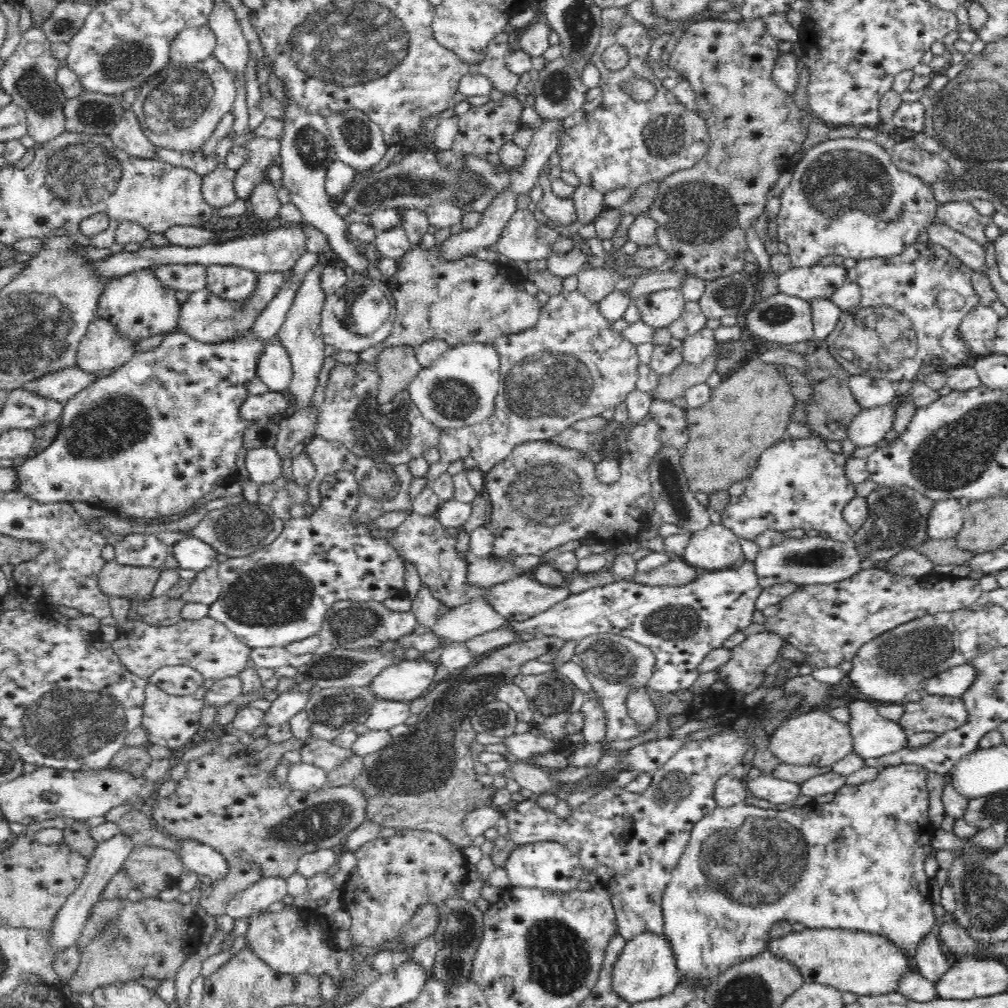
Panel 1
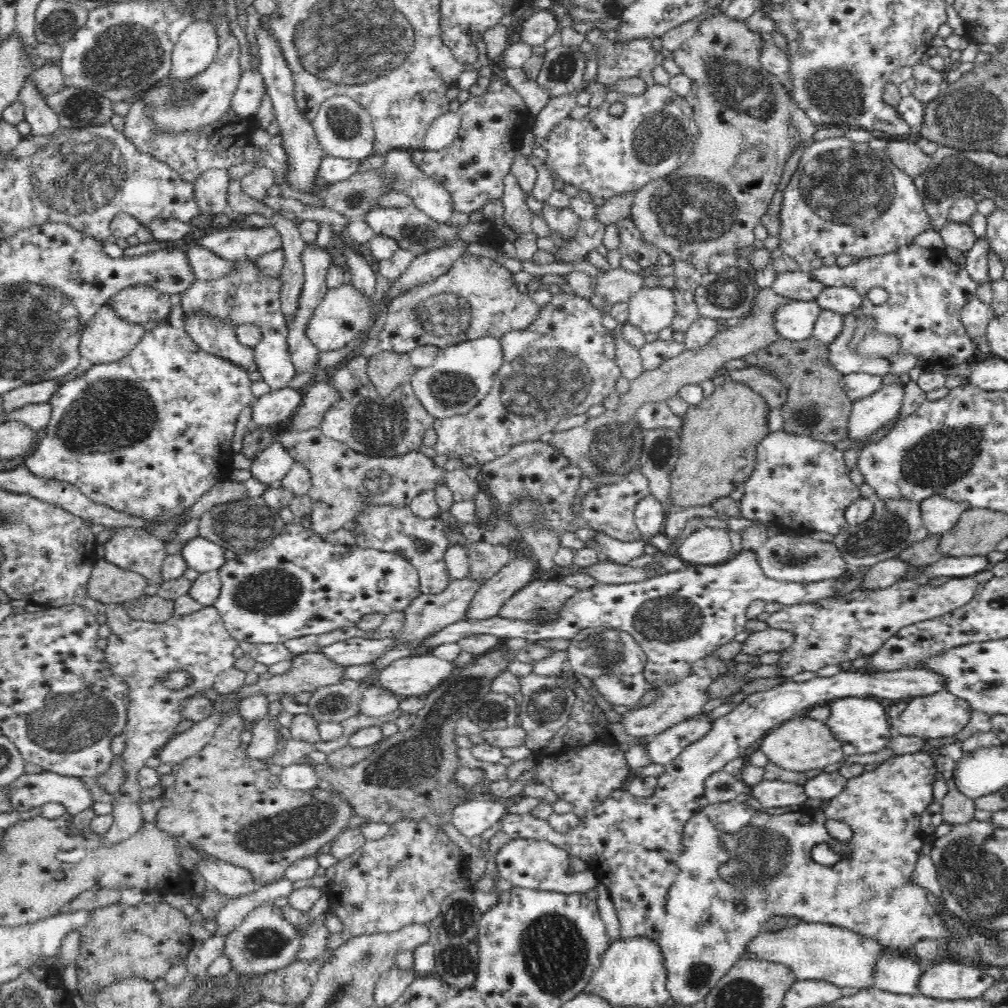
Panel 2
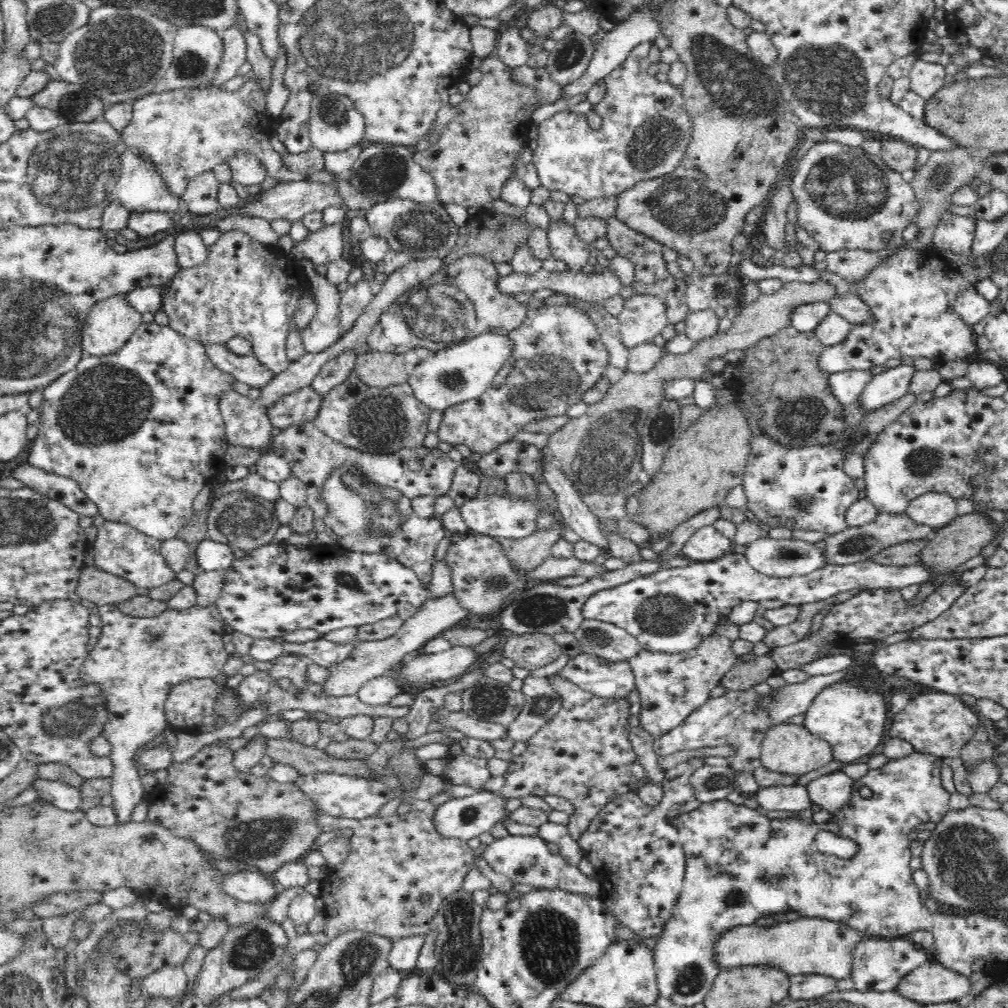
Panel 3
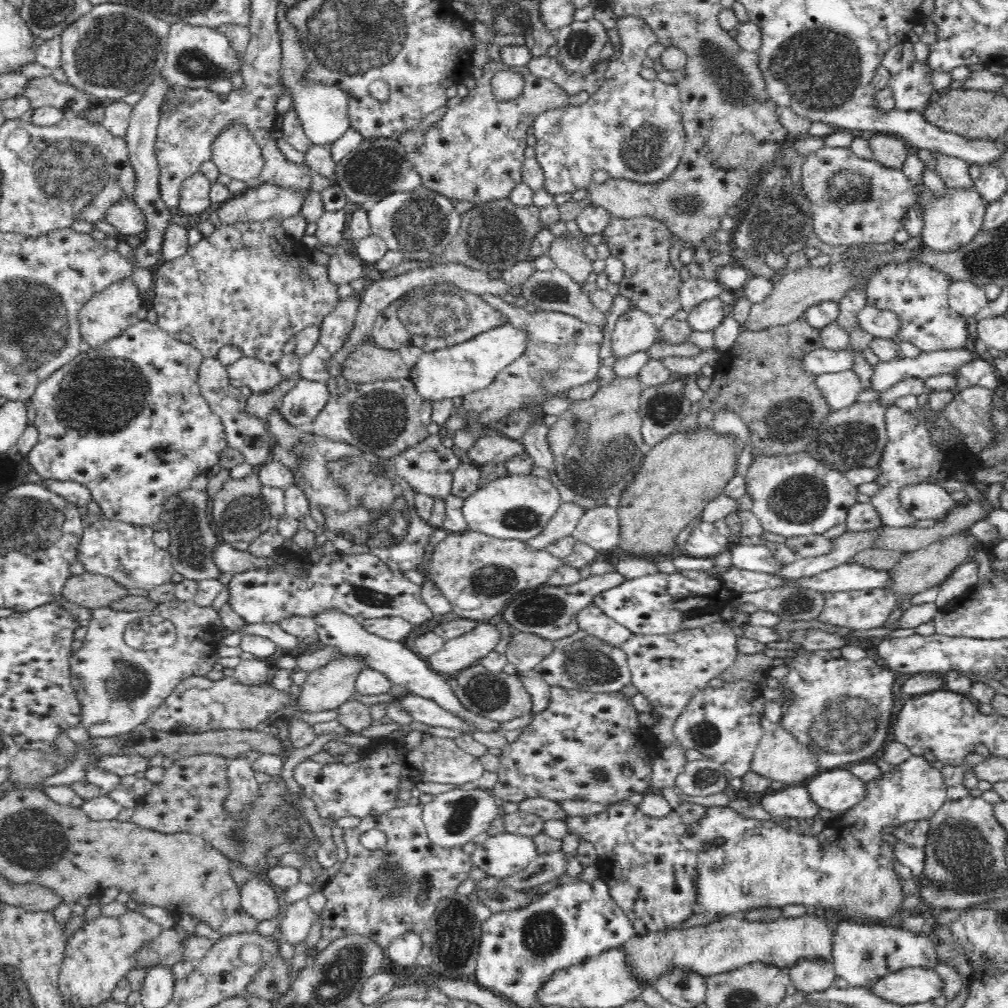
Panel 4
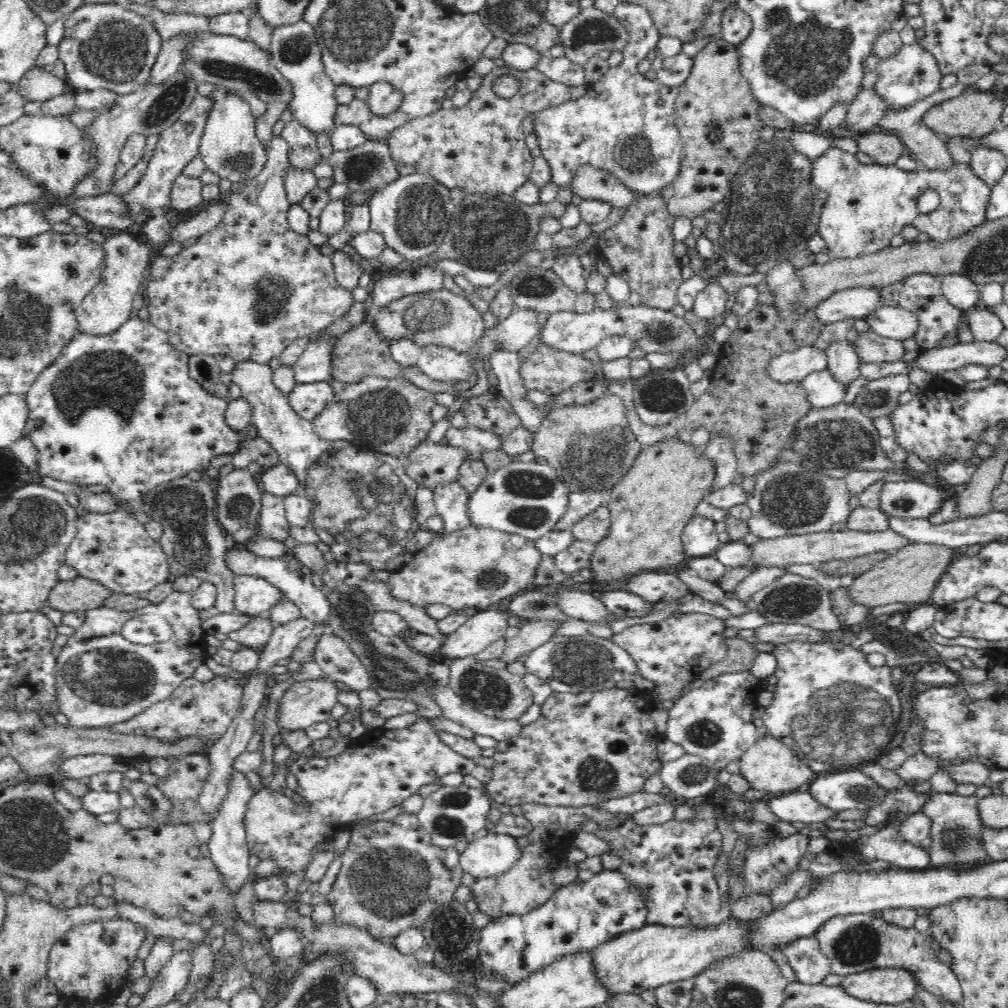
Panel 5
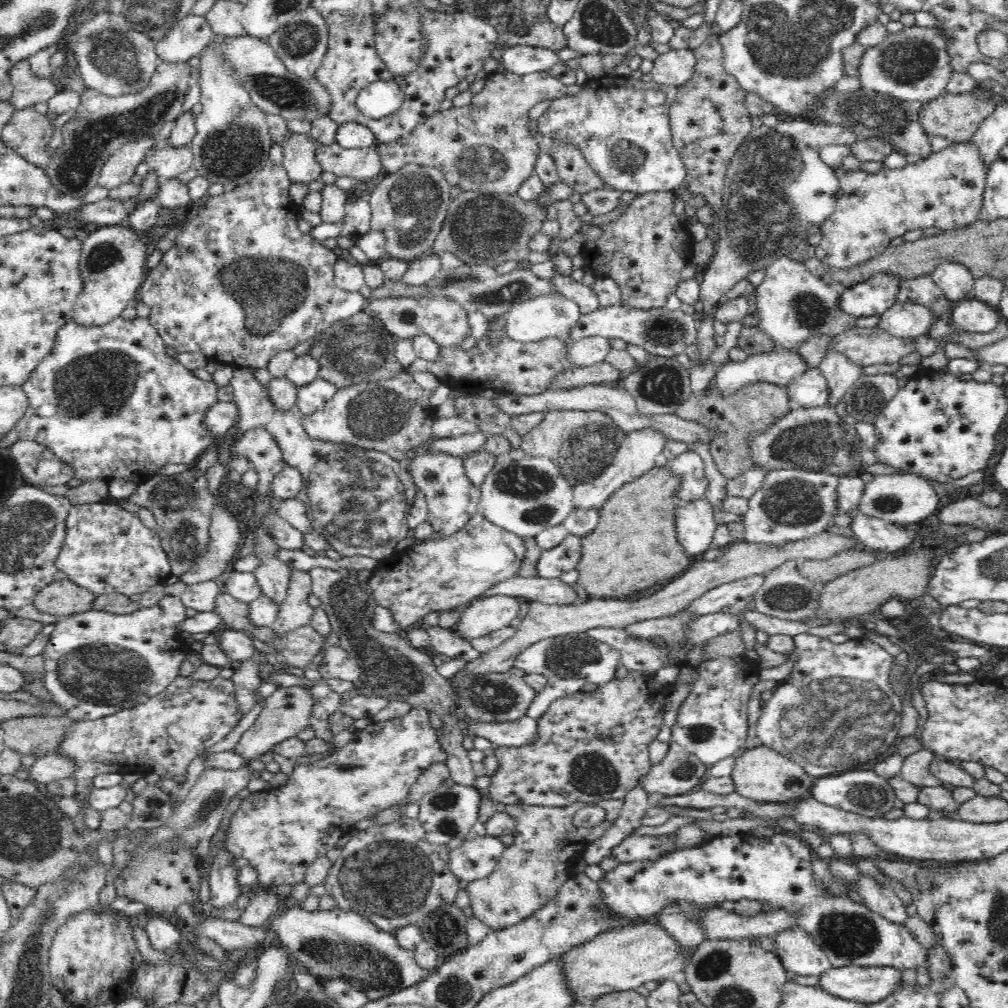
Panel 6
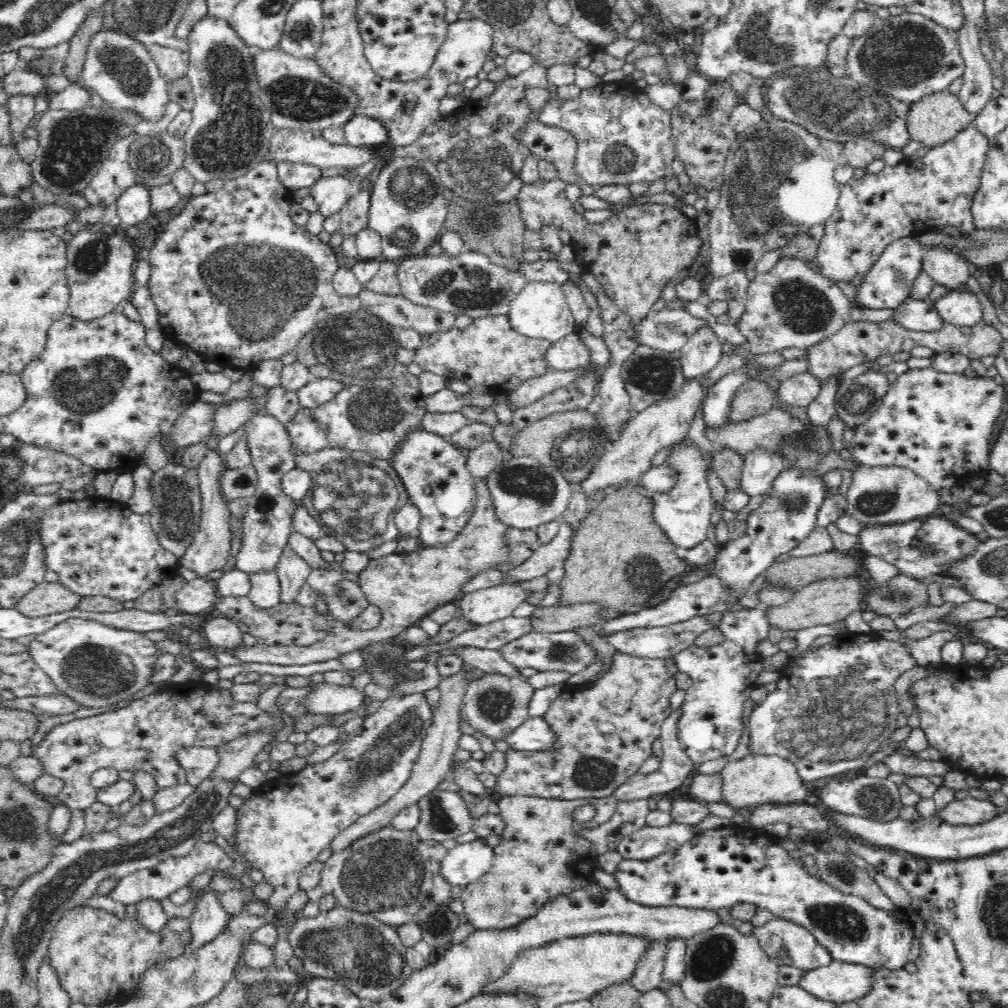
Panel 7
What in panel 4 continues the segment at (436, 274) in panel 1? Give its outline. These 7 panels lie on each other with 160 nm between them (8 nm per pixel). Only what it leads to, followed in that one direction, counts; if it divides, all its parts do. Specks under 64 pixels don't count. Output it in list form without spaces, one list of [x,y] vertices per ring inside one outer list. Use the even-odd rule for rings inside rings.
[[[426,282],[417,294],[398,298],[377,314],[370,340],[388,350],[417,346],[427,353],[471,340],[509,322],[508,316],[486,302],[483,295],[472,294],[449,282]]]

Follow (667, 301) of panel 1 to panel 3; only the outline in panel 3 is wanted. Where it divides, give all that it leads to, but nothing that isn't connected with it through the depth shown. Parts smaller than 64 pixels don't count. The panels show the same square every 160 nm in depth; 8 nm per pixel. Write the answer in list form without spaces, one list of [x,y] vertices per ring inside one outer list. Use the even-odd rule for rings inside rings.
[[[633,285],[625,286],[621,295],[624,308],[618,319],[622,326],[622,342],[628,348],[652,341],[668,326],[665,302],[652,294],[636,294]]]

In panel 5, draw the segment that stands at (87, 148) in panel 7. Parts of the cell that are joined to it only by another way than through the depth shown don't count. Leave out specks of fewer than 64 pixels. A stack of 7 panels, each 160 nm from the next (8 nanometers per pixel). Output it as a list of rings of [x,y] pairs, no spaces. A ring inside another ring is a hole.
[[[178,72],[171,76],[166,82],[156,85],[148,85],[142,92],[142,100],[136,105],[127,104],[125,95],[120,95],[109,109],[102,109],[99,118],[85,132],[93,138],[95,144],[95,155],[99,165],[90,173],[90,176],[76,186],[75,198],[84,200],[96,198],[102,194],[110,194],[112,187],[116,184],[115,172],[118,158],[126,142],[131,137],[147,137],[151,134],[160,134],[164,128],[172,126],[180,115],[190,106],[197,93],[197,82],[190,79],[186,73]]]

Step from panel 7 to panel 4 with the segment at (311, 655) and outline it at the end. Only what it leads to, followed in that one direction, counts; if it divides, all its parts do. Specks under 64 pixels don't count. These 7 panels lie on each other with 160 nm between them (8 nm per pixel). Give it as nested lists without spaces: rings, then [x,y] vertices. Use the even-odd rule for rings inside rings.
[[[467,529],[451,533],[436,544],[427,578],[442,591],[460,618],[488,623],[504,606],[526,589],[546,585],[549,578],[567,560],[550,554],[546,549],[530,549],[526,541],[504,540]]]

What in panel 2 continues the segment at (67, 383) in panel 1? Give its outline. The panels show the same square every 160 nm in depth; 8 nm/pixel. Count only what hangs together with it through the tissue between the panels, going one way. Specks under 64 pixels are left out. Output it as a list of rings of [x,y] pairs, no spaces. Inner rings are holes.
[[[58,378],[42,382],[26,383],[3,394],[3,412],[12,408],[22,408],[24,404],[49,402],[50,398],[66,381]]]

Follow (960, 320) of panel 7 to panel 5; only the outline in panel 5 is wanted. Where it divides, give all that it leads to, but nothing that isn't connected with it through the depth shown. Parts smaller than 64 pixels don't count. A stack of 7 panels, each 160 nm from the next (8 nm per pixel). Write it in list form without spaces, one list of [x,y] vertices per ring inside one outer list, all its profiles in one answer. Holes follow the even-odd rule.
[[[982,306],[976,307],[972,314],[968,314],[967,325],[975,343],[997,342],[997,338],[1002,336],[1005,330],[1002,320]]]

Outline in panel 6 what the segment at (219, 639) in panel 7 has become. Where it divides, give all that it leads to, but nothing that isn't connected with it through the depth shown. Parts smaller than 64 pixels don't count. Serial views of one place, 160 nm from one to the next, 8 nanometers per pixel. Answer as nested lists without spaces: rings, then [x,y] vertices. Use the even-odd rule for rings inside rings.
[[[224,628],[217,633],[219,644],[230,661],[230,666],[237,667],[242,662],[250,662],[259,656],[252,643],[253,637],[245,631]]]

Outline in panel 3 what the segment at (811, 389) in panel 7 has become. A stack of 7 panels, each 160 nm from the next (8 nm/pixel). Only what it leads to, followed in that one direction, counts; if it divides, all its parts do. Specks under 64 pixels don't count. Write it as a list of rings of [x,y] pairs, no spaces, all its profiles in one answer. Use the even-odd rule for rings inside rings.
[[[870,370],[837,372],[829,376],[831,393],[844,407],[858,403],[873,376]]]

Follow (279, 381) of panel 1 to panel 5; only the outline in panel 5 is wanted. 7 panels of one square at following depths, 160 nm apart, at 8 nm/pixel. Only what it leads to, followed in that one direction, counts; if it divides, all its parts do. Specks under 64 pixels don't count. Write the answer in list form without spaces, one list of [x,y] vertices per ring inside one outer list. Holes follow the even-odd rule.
[[[282,135],[273,136],[273,139],[269,142],[267,163],[260,171],[260,175],[256,176],[253,180],[246,181],[244,188],[242,188],[238,194],[233,193],[230,198],[224,201],[228,202],[230,210],[226,212],[222,224],[216,226],[216,228],[207,235],[200,237],[200,240],[193,246],[189,248],[184,247],[180,254],[168,258],[157,255],[152,261],[152,264],[148,268],[144,284],[144,298],[150,310],[150,322],[159,330],[167,333],[170,343],[174,345],[174,348],[189,354],[190,357],[200,353],[209,355],[225,354],[226,356],[231,356],[236,363],[242,360],[253,360],[260,364],[268,364],[274,356],[280,357],[282,351],[289,344],[294,343],[294,340],[306,336],[311,337],[311,335],[320,333],[321,331],[324,332],[334,321],[344,316],[344,314],[348,312],[349,307],[354,304],[351,291],[340,288],[337,283],[334,264],[331,258],[320,254],[319,248],[314,247],[309,242],[307,236],[298,236],[298,234],[294,234],[290,229],[290,224],[288,224],[287,220],[287,212],[291,203],[287,200],[287,191],[285,190],[284,181],[286,168],[290,166],[288,142],[286,142],[286,139]]]

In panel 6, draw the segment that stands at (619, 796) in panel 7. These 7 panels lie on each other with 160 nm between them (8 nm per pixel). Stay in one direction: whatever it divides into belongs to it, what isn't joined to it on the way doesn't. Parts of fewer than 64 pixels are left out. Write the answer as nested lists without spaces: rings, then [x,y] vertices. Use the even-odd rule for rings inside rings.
[[[672,742],[665,758],[655,764],[641,782],[648,795],[658,792],[665,796],[690,794],[700,787],[709,767],[695,754]]]

